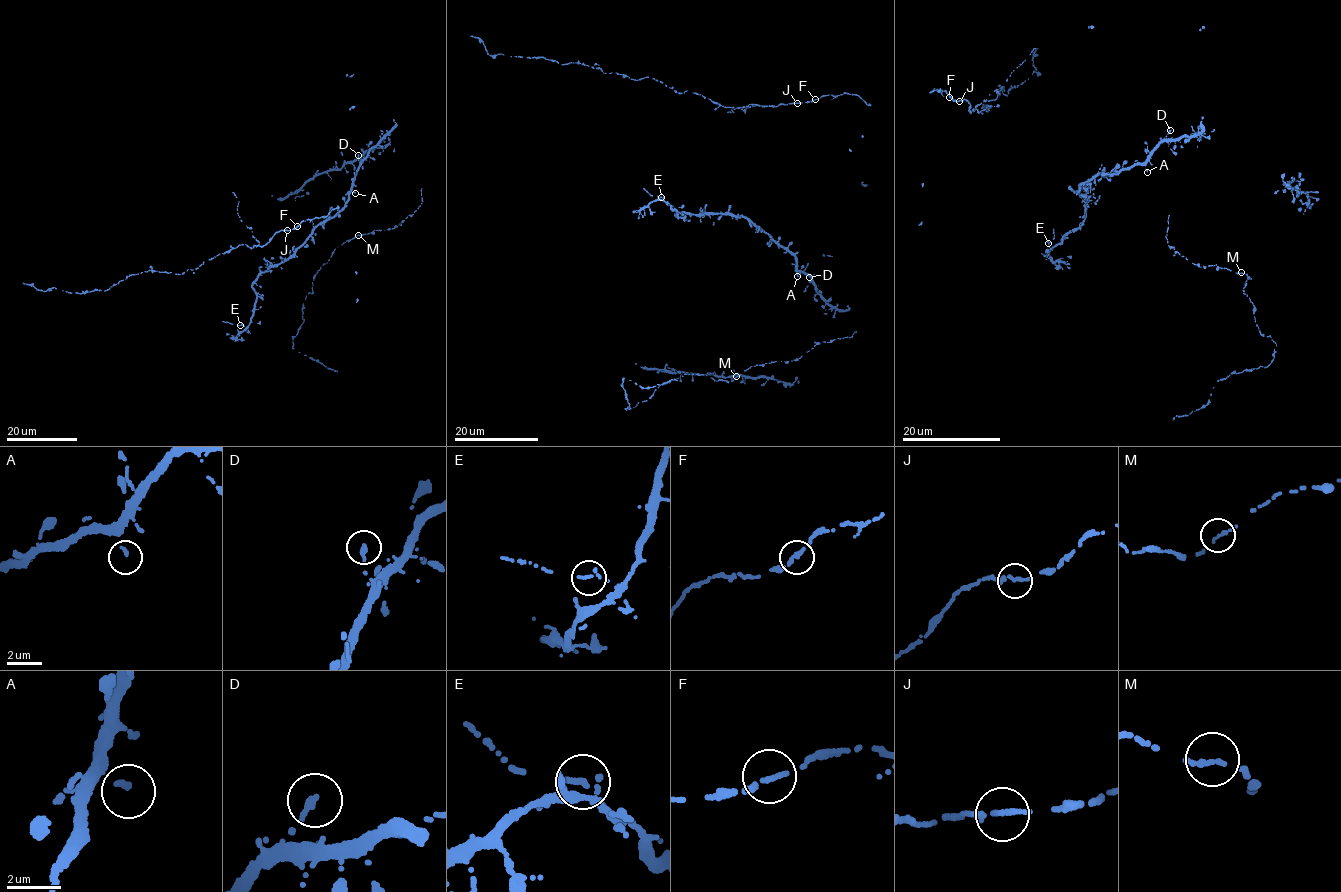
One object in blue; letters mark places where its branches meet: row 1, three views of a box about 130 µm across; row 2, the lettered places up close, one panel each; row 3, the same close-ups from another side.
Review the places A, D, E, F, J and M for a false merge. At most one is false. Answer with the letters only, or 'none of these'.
none of these

